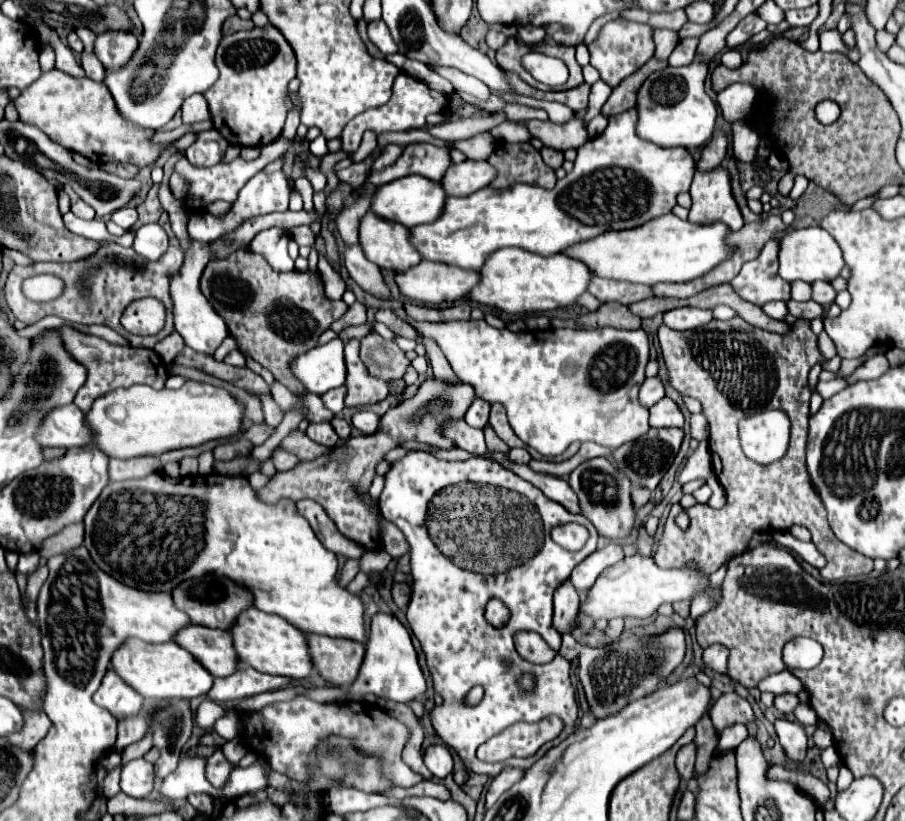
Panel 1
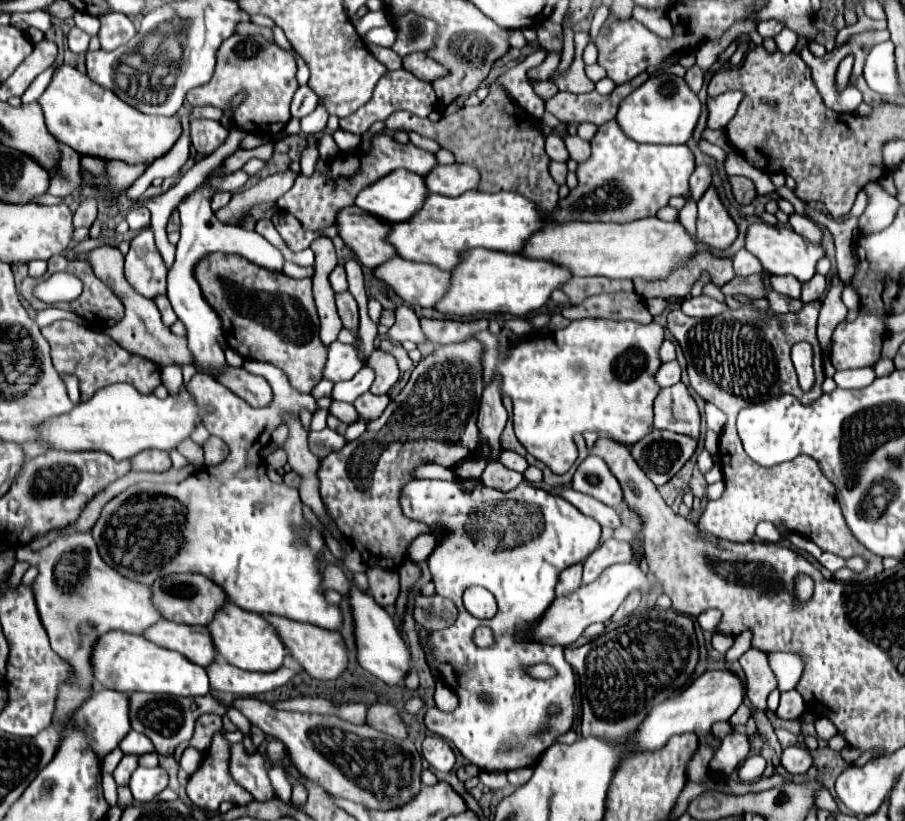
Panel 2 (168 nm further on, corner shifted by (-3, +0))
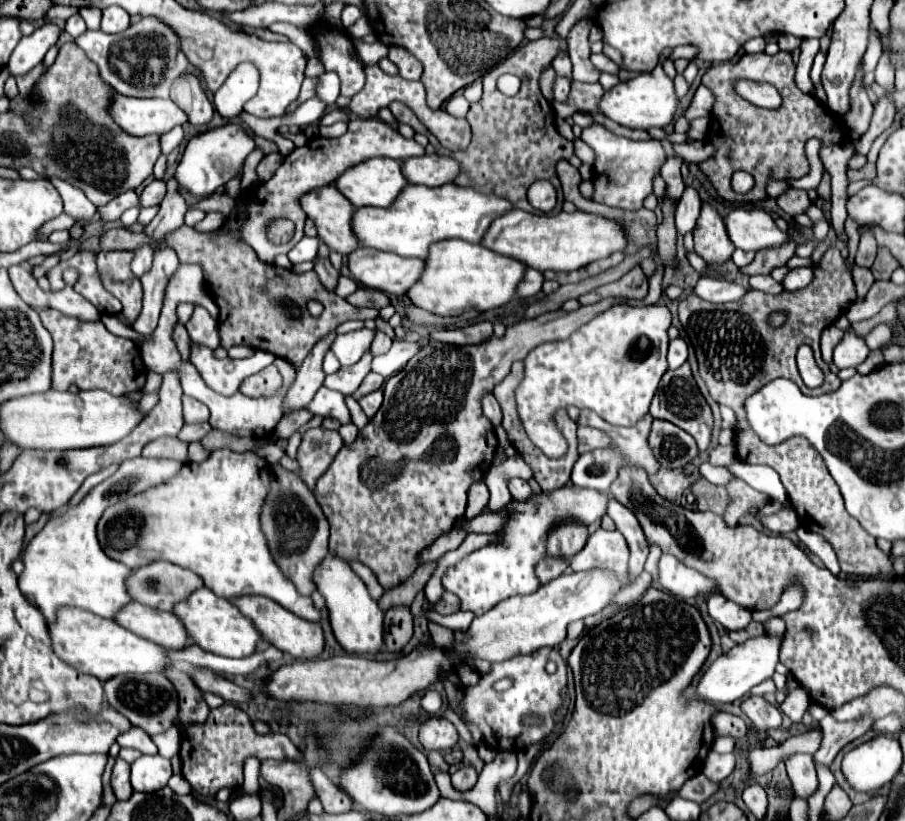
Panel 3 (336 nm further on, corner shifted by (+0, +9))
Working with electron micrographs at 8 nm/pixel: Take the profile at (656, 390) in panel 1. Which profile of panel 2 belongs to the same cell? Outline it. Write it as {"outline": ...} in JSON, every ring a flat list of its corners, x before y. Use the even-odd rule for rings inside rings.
{"outline":[[672,360,672,362,662,364,662,368,656,374,656,382,660,384,660,388,666,388,666,386,680,382,680,376,682,376,682,368,680,368,678,360]]}

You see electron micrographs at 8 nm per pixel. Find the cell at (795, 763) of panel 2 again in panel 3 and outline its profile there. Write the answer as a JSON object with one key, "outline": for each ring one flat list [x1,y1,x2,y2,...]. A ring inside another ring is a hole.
{"outline":[[795,753,785,759,785,767,787,767,787,775,793,783,793,791,797,795,809,797,811,793,817,791,817,775,815,775,811,755,803,755,803,753,797,755]]}

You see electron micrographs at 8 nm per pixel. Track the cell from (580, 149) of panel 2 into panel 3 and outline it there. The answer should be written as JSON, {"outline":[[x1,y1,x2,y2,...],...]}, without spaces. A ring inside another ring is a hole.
{"outline":[[575,139,575,155,583,161,583,163,593,163,593,151,589,145,585,145,581,139]]}

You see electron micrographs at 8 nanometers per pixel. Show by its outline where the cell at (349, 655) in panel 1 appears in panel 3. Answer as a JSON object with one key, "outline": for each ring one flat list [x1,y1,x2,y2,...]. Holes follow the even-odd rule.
{"outline":[[259,595,255,597,243,597,243,599,231,599,231,603,235,603,239,607,239,611,249,617,255,627,261,631,261,635,275,645,277,649,289,653,295,659,317,659,321,657,323,649,325,649,325,637,323,637,323,629,321,623,313,623,307,619,299,619,297,615,293,615,291,611,287,611,285,607,279,607,275,601,271,599,263,599]]}

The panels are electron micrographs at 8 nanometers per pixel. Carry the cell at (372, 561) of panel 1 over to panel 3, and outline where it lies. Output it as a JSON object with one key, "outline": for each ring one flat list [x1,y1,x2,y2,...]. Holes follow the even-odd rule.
{"outline":[[315,427,303,433,303,441,297,451,297,461,301,465,301,479,311,491,315,491,315,481,331,465,341,447,343,439,337,431]]}

